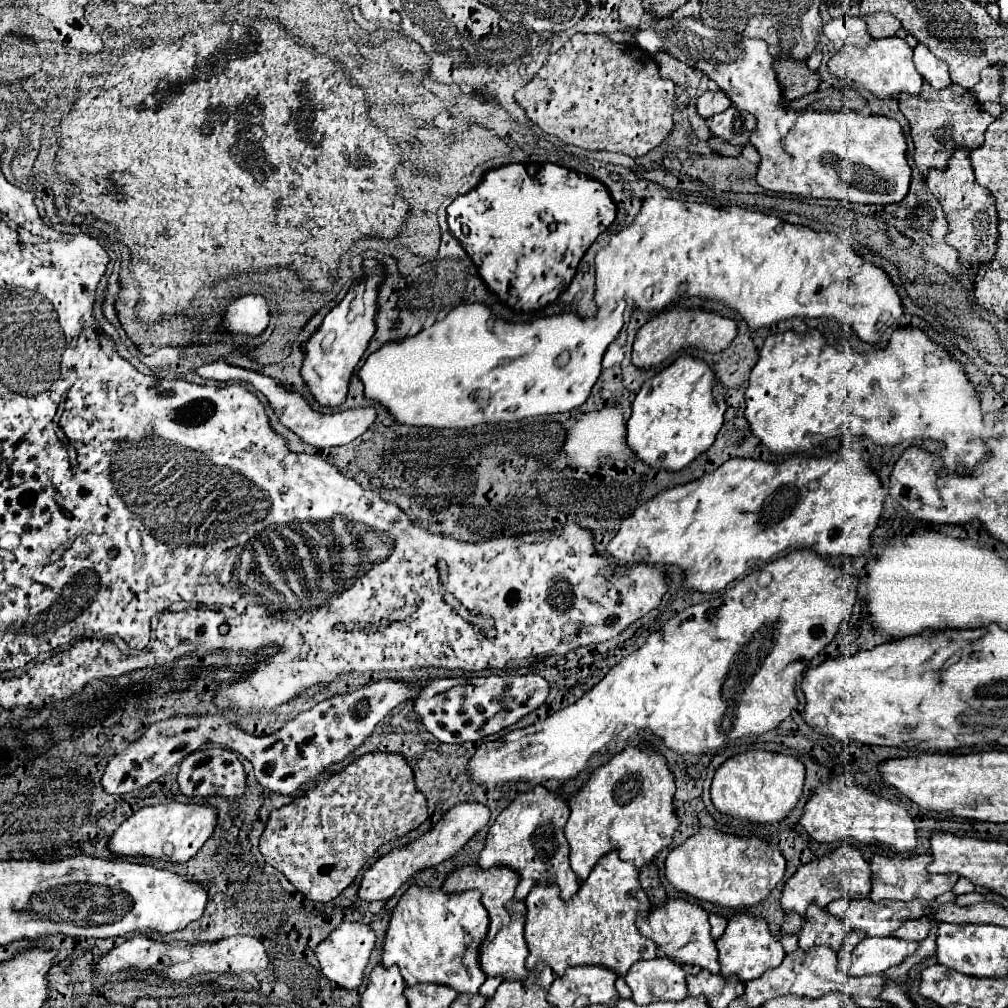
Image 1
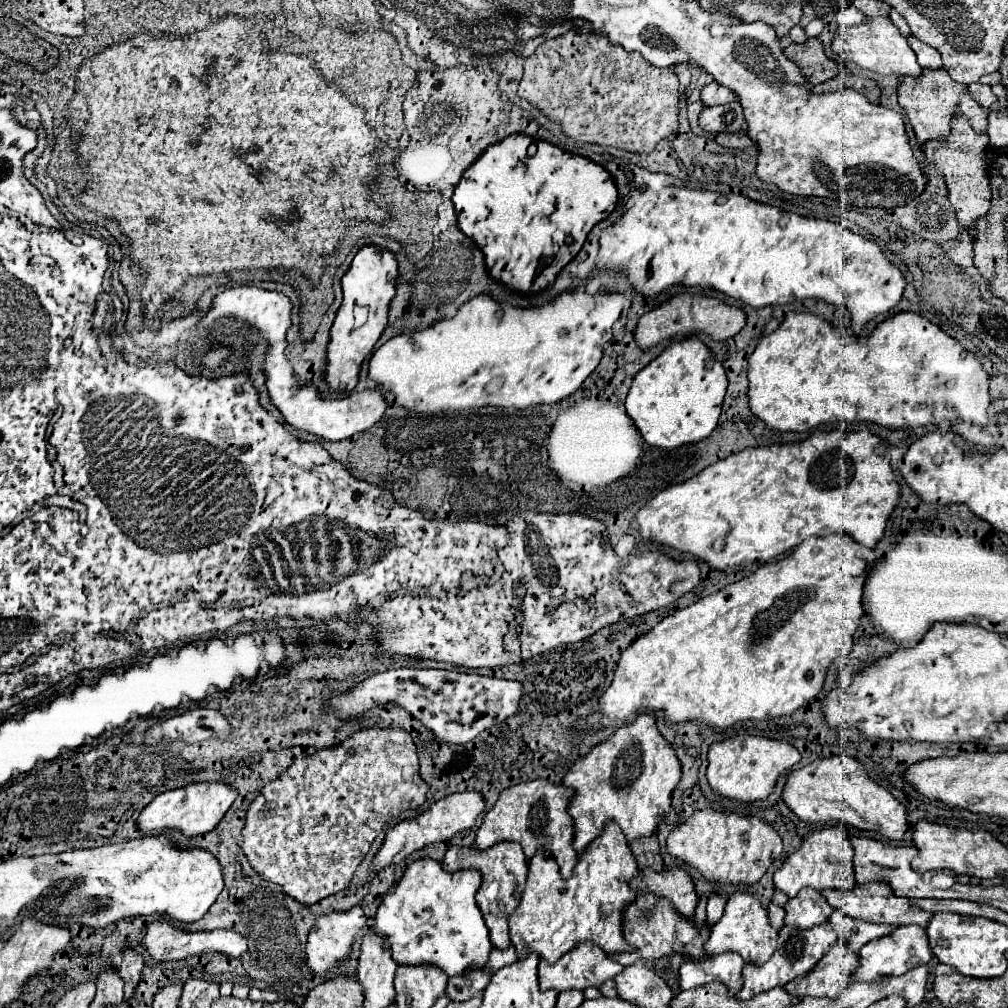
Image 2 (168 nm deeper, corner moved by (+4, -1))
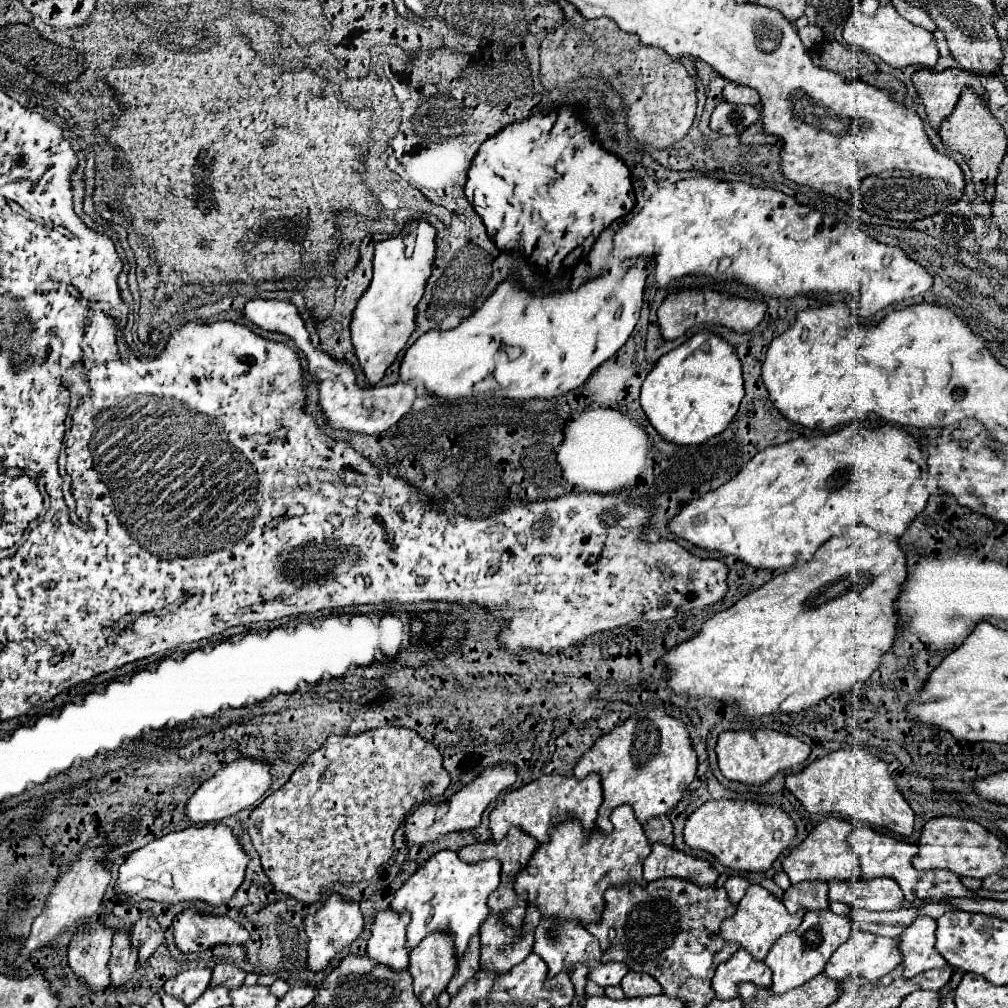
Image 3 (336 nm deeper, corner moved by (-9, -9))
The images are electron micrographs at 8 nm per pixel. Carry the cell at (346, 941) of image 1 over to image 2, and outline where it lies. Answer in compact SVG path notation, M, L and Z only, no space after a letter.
M359 905L351 911L331 911L321 915L307 939L307 965L317 975L327 975L351 951L355 935L367 925L367 917Z

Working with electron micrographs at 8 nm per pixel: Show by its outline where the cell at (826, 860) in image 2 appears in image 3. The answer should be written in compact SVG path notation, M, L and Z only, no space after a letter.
M830 817L824 823L820 823L818 827L814 827L814 831L802 841L800 847L796 847L784 861L784 871L790 877L792 885L802 883L802 881L856 881L862 875L860 869L860 857L858 853L850 847L850 833L852 833L852 823L846 819L836 819Z

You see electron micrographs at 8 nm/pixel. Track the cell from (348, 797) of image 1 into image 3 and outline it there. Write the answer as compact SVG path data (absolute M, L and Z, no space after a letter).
M380 727L380 729L372 729L372 731L366 731L366 733L360 733L360 735L344 735L344 737L338 737L338 735L330 735L324 745L310 753L308 759L292 773L292 777L286 781L284 787L280 787L278 791L270 793L250 815L248 819L248 835L252 839L252 845L254 849L258 851L260 855L260 861L262 861L262 869L266 873L266 877L270 879L270 883L274 885L274 889L286 893L286 895L292 895L296 901L304 903L304 905L312 905L316 901L320 901L324 895L328 895L328 889L336 883L336 885L350 885L350 883L362 883L362 881L368 881L376 875L378 867L384 865L390 857L392 857L392 835L394 831L404 823L404 819L408 817L408 813L414 809L414 805L418 803L426 803L430 801L432 797L438 797L446 791L450 783L450 777L446 773L446 769L442 767L442 755L440 751L424 741L416 731L412 729L404 729L404 727Z

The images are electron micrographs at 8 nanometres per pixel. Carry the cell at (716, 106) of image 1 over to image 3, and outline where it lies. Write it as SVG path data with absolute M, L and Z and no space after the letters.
M726 83L722 95L724 95L724 101L728 101L728 103L742 103L742 105L760 103L760 97L754 89L746 87L746 85L738 85L738 83Z

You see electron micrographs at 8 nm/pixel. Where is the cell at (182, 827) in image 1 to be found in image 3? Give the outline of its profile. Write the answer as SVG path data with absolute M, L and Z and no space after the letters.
M240 759L230 763L226 769L218 771L212 779L204 781L196 793L188 799L186 803L186 817L190 819L190 823L194 825L206 825L206 823L216 823L222 821L224 817L236 815L246 807L252 807L270 787L272 779L270 779L270 771L264 763L260 761L252 761L252 759Z

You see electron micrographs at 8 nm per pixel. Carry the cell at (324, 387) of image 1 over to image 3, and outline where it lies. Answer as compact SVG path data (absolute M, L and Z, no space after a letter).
M420 221L416 245L410 257L406 257L404 253L404 233L398 237L380 241L374 247L374 275L364 295L358 299L358 305L350 321L352 345L360 361L360 367L366 375L366 381L370 385L380 383L380 379L384 377L384 371L404 349L410 333L414 331L416 303L422 299L424 283L430 275L430 267L434 261L434 237L436 237L434 227L426 221Z

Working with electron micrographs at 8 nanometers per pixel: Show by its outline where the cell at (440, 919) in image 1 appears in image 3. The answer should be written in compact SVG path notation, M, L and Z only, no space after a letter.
M440 851L436 853L434 857L430 857L394 895L390 907L392 911L396 913L404 913L408 911L412 921L408 925L408 939L406 939L406 945L408 949L414 949L420 945L420 941L430 935L430 933L452 933L454 935L454 949L456 949L456 955L458 959L464 957L464 951L468 949L470 945L470 939L474 935L478 935L482 923L486 921L486 917L490 915L488 911L488 895L492 891L496 891L500 885L500 863L496 863L496 859L490 859L490 861L480 861L480 863L474 863L474 865L468 865L468 863L462 863L458 859L458 855L454 851Z

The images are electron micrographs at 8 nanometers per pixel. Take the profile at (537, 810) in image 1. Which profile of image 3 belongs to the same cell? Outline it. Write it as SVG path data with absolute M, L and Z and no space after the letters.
M546 775L516 791L506 793L504 803L490 813L492 841L500 843L510 827L520 827L524 833L532 835L538 843L548 843L550 827L554 827L556 823L564 823L566 819L578 819L582 823L584 835L588 835L596 829L596 817L600 805L602 805L602 785L598 775L592 775L582 781L574 777Z

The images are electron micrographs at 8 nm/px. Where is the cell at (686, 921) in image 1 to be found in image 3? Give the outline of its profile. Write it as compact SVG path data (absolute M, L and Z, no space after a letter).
M654 843L650 857L644 861L644 879L650 883L666 877L678 877L700 887L712 887L718 879L718 873L706 859L696 859L662 843Z

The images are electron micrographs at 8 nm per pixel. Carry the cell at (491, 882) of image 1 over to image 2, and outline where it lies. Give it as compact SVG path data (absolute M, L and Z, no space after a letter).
M495 843L495 847L489 847L487 851L479 851L473 847L449 847L445 857L443 857L443 867L447 871L459 871L459 869L467 869L467 867L475 867L481 877L483 883L477 891L477 905L483 913L485 925L489 929L489 937L491 943L499 949L505 949L511 945L509 939L509 915L511 911L517 909L521 893L523 893L523 885L527 879L527 859L523 855L523 849L519 847L519 843Z

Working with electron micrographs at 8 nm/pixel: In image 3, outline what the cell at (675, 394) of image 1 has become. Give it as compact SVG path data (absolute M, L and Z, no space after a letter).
M700 331L658 359L642 383L640 403L664 441L674 445L700 445L730 425L742 397L742 365L734 347L714 333Z

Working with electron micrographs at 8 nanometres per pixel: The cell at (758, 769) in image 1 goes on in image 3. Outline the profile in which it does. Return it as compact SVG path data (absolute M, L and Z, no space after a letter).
M770 729L756 731L756 733L726 731L718 737L716 753L718 753L720 771L726 779L760 787L768 783L778 771L794 769L802 765L810 755L810 747L792 735L784 735L778 731L770 731Z

